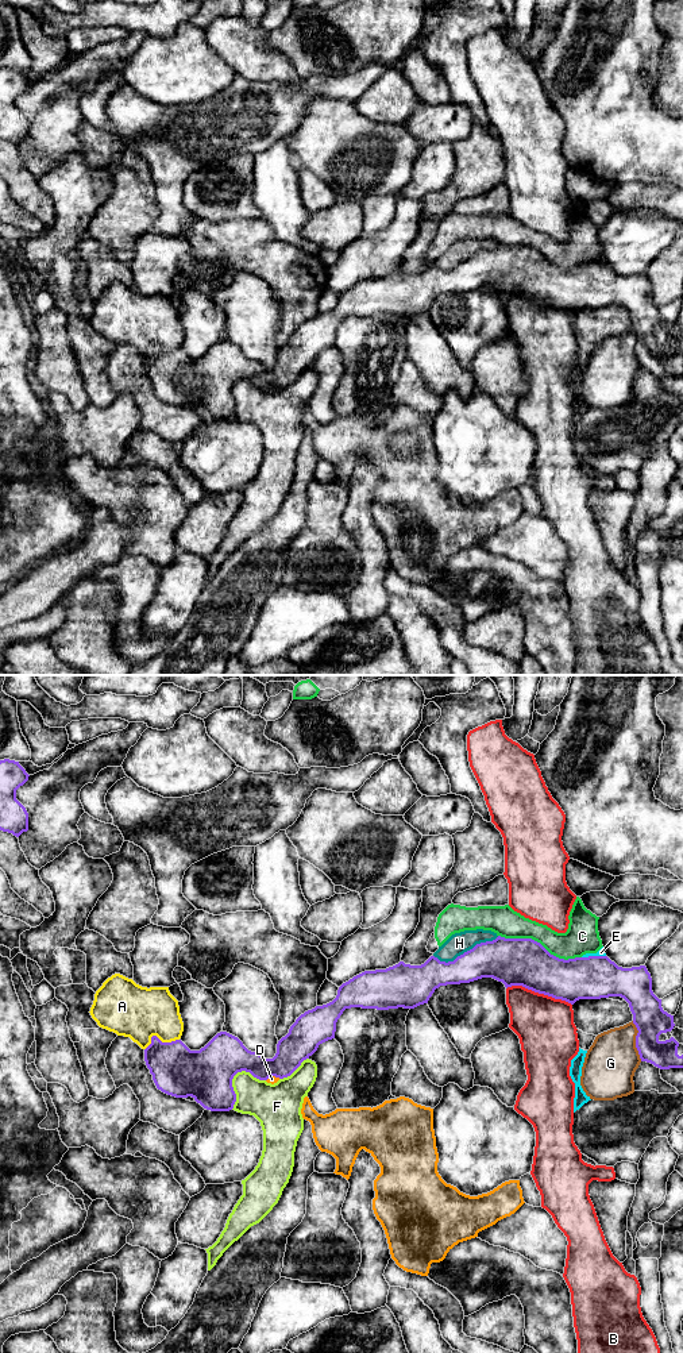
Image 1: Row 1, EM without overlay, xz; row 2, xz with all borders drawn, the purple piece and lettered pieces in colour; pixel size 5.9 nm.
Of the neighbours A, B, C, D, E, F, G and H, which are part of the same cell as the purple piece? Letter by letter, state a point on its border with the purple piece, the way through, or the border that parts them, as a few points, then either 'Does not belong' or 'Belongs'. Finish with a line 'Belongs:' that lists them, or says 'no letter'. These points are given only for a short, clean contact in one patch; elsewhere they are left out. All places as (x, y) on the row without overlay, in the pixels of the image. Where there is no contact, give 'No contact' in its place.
A: Touches purple at xz (158, 347). Does not belong
B: Touches purple at xz (539, 301). Does not belong
C: Touches purple at xz (539, 251). Does not belong
D: Touches purple at xz (273, 384). Boundary: xz (280, 386), (270, 385), (266, 389). Does not belong
E: Touches purple at xz (593, 265). Does not belong
F: Touches purple at xz (232, 386). Does not belong
G: Touches purple at xz (636, 350). Does not belong
H: Touches purple at xz (467, 259). Does not belong
Belongs: no letter

